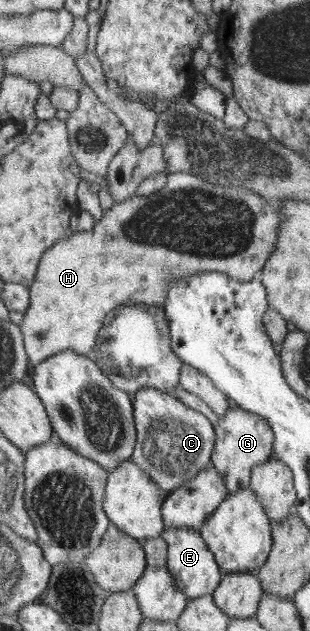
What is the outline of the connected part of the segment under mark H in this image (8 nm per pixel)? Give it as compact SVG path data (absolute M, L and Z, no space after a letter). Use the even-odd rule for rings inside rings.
M172 171L165 188L157 193L135 195L118 202L106 210L90 230L74 233L43 255L30 289L31 308L25 312L20 324L31 365L36 367L49 357L66 351L90 356L108 316L122 306L135 303L164 305L172 281L187 280L209 271L227 273L243 283L259 278L279 241L279 229L283 225L281 202L267 200L246 186L219 185L182 171Z

